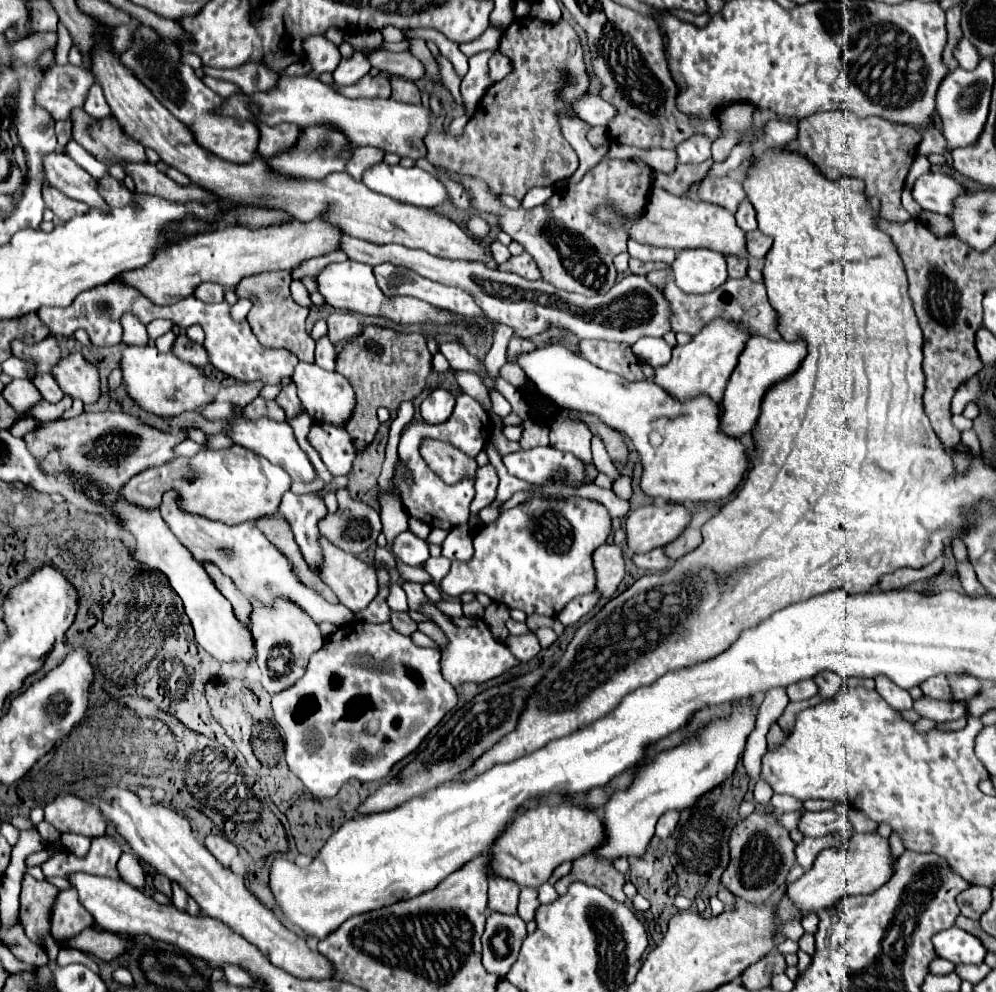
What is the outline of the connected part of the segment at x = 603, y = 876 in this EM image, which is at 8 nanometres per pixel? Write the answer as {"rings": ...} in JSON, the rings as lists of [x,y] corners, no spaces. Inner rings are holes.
{"rings":[[[586,854],[584,858],[576,858],[574,870],[568,876],[560,878],[554,884],[554,888],[556,888],[558,894],[564,894],[566,888],[576,880],[586,882],[590,886],[596,886],[596,888],[604,890],[606,894],[618,898],[620,902],[626,900],[624,892],[622,892],[622,886],[624,886],[626,880],[618,870],[614,870],[612,862],[608,862],[608,860],[600,860],[600,858],[594,858],[590,854]]]}

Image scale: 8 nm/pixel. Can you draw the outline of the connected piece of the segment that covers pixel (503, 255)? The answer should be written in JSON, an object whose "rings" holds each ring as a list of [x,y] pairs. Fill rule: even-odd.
{"rings":[[[497,240],[490,244],[490,251],[498,264],[507,261],[511,257],[511,253],[509,252],[508,247]]]}

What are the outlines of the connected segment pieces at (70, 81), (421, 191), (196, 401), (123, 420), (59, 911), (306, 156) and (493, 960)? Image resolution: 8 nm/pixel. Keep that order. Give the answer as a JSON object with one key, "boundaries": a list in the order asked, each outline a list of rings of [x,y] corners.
{"boundaries":[[[[52,66],[36,92],[36,102],[44,106],[54,120],[66,120],[74,108],[84,106],[94,76],[84,66]]],[[[382,162],[366,170],[362,182],[372,192],[390,196],[404,204],[436,208],[444,202],[452,202],[446,186],[436,176],[418,166],[402,168],[402,166],[388,166]]],[[[128,346],[122,354],[122,374],[128,394],[144,410],[160,418],[176,418],[184,412],[196,412],[214,398],[206,394],[206,374],[196,366],[178,360],[174,354],[162,354],[154,346]]],[[[92,407],[71,419],[58,418],[52,422],[38,424],[32,432],[24,436],[28,450],[40,460],[48,450],[60,450],[64,466],[72,474],[84,474],[98,482],[100,490],[120,490],[132,476],[140,474],[146,468],[162,466],[174,458],[176,444],[188,438],[188,428],[178,428],[174,432],[162,432],[142,418],[126,414],[119,408],[108,407],[102,411],[93,411]]],[[[62,890],[58,894],[58,900],[54,904],[54,914],[52,914],[52,936],[60,942],[64,942],[70,937],[75,937],[82,930],[94,924],[92,914],[80,906],[76,890]]],[[[310,126],[304,130],[304,134],[300,136],[300,140],[296,142],[294,150],[284,152],[280,156],[276,156],[272,162],[268,162],[274,170],[286,174],[286,176],[296,176],[296,178],[312,178],[312,180],[322,180],[324,176],[332,174],[332,172],[344,172],[344,162],[346,156],[342,154],[342,150],[348,146],[350,142],[346,140],[344,134],[340,134],[338,130],[330,130],[328,126]]],[[[488,914],[486,930],[482,934],[482,964],[490,974],[506,976],[512,962],[516,962],[520,944],[526,938],[526,924],[520,916]]]]}

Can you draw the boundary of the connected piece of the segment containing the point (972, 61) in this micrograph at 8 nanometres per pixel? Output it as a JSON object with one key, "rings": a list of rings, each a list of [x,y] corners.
{"rings":[[[962,38],[954,50],[954,58],[958,60],[958,64],[964,68],[964,70],[972,70],[978,62],[980,62],[980,54],[976,52],[976,48],[966,40]]]}

